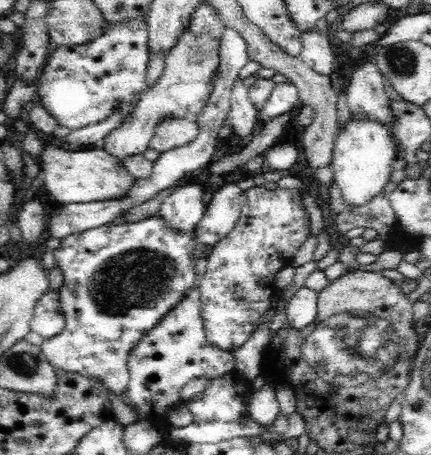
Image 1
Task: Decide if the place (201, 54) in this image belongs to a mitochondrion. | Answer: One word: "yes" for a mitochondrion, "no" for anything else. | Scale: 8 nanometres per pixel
yes

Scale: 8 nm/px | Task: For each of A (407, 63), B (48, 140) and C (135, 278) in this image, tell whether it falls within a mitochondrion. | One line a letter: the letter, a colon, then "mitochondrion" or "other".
A: mitochondrion
B: other
C: mitochondrion

